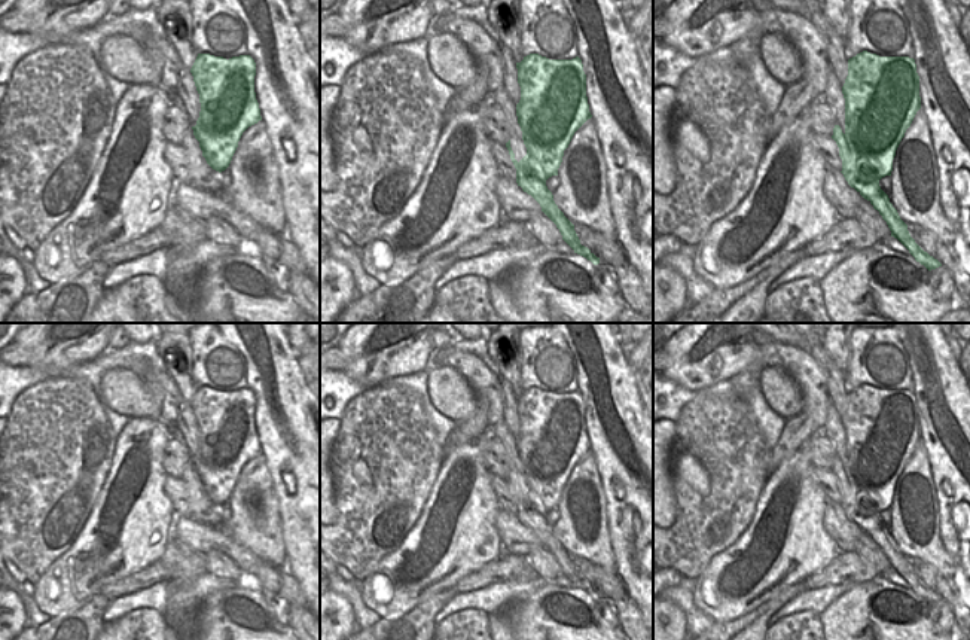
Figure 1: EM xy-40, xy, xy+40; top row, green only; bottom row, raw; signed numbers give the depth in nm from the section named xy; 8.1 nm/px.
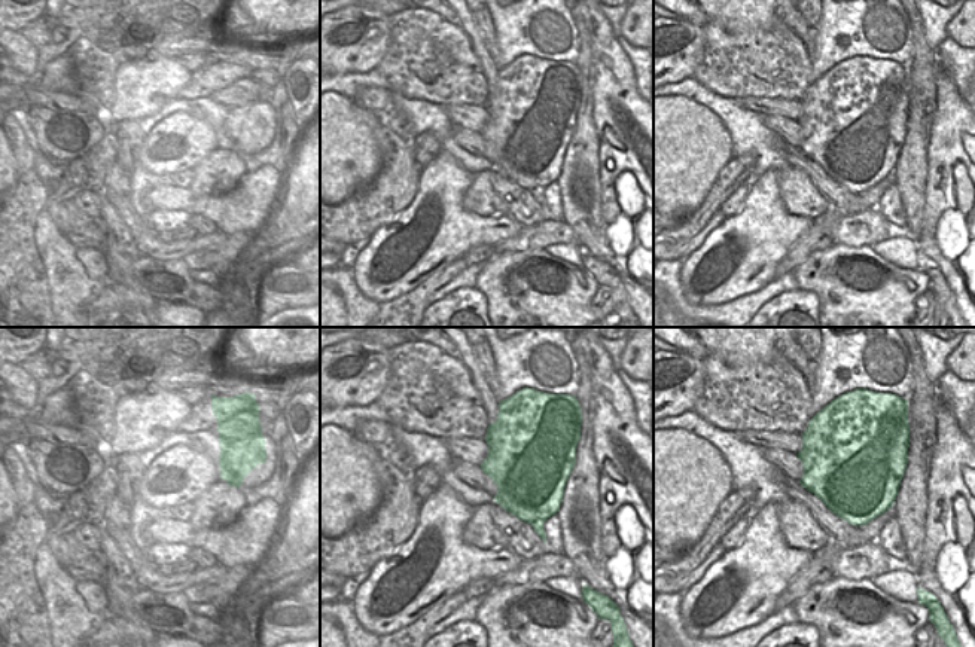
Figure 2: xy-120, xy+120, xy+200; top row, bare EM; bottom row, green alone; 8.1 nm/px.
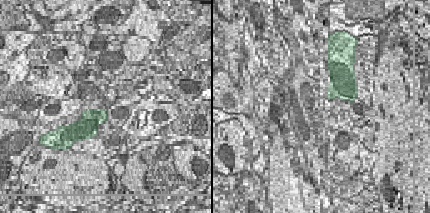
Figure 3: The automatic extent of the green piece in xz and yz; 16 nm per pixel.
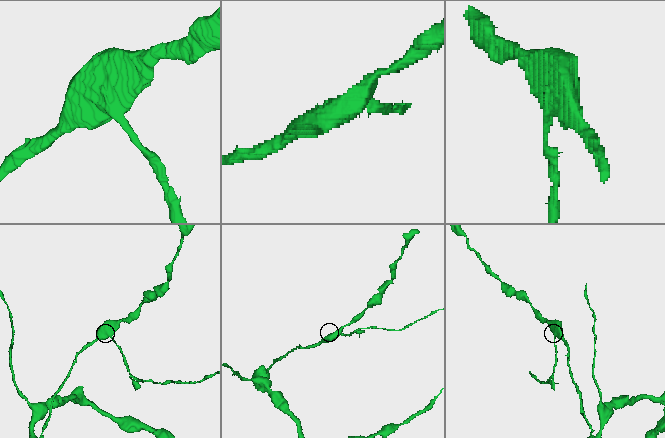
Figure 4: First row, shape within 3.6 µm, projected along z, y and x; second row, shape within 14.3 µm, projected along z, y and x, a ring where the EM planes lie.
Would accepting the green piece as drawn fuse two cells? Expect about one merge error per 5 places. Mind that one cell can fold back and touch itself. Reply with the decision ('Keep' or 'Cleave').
Cleave.

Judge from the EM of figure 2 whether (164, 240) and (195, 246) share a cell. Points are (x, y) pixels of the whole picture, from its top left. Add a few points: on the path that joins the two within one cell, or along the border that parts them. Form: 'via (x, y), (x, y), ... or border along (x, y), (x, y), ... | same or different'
via (171, 240), (185, 240), (188, 243) | same

